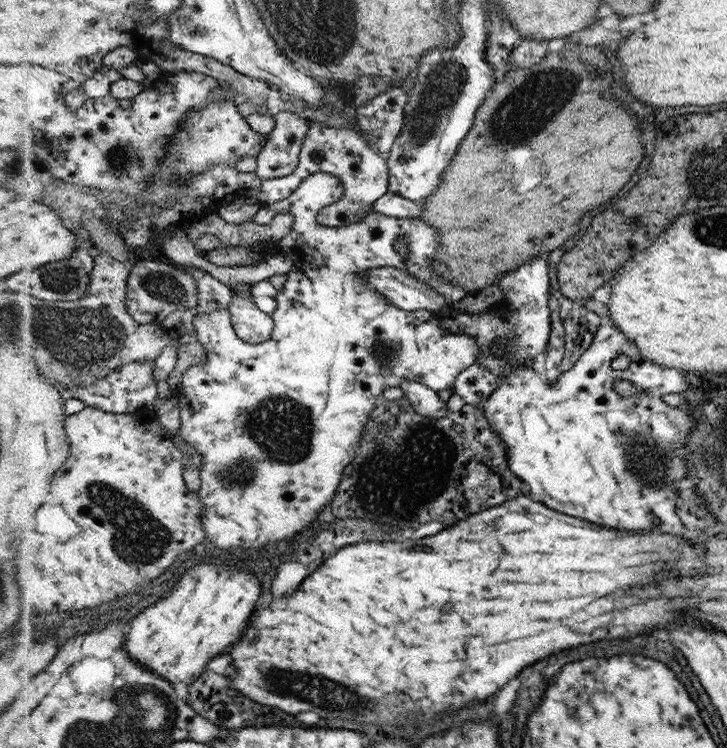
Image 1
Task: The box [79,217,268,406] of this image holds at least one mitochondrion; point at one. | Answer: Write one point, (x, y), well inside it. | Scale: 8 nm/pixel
(165, 288)

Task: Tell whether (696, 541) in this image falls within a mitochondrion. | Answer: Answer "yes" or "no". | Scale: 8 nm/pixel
no

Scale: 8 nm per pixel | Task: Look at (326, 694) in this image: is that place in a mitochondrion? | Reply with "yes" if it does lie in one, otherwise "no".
yes

